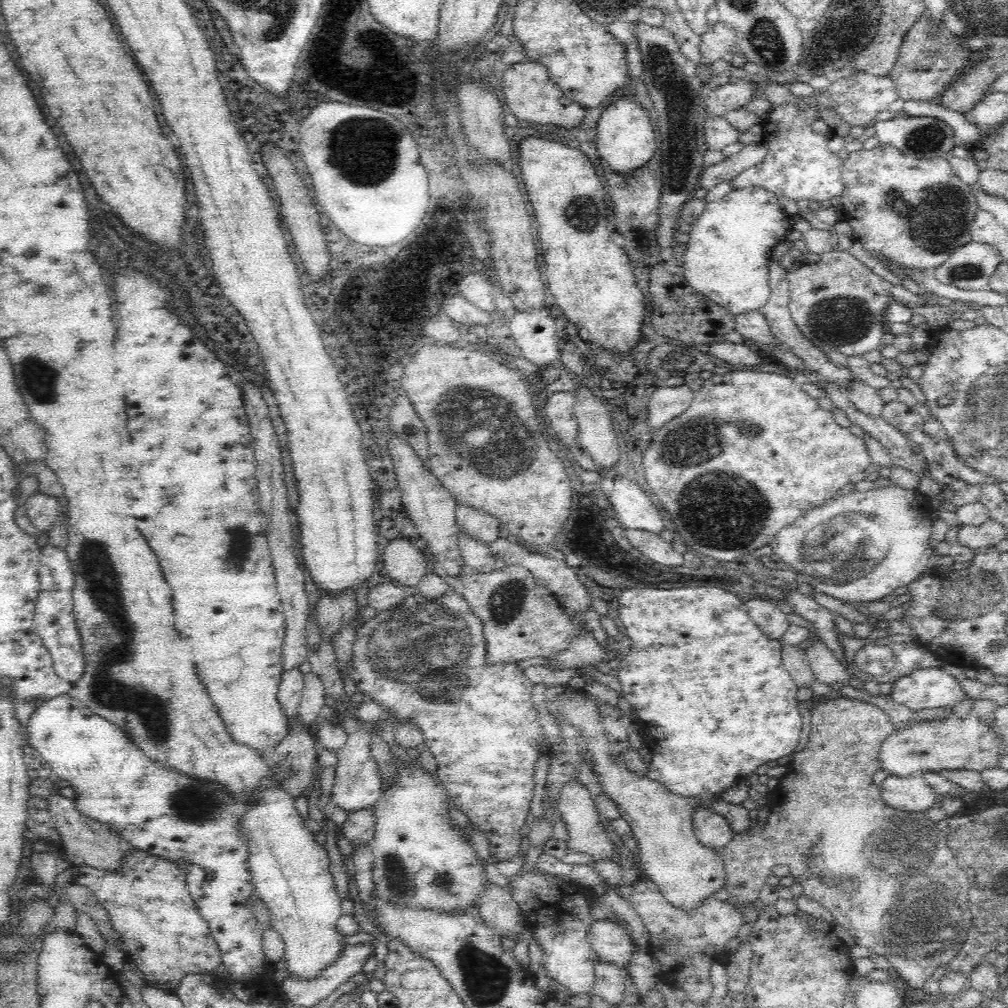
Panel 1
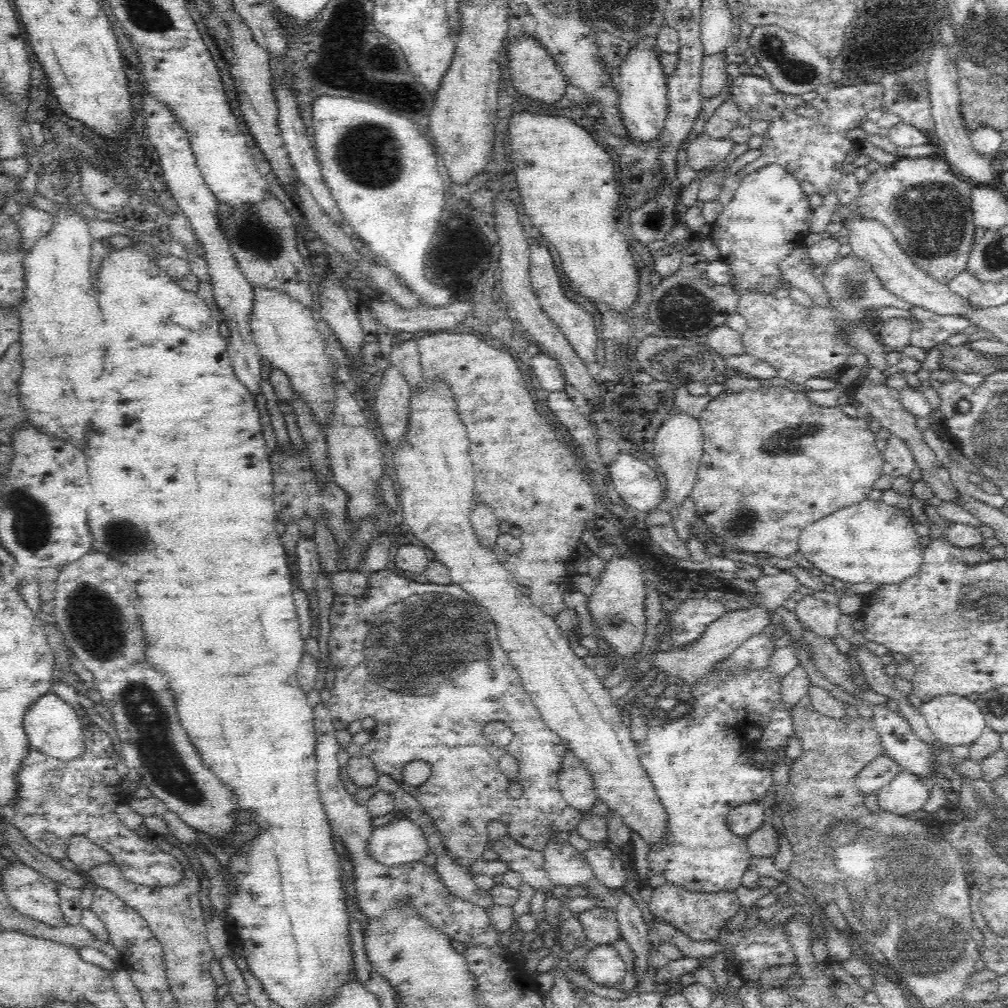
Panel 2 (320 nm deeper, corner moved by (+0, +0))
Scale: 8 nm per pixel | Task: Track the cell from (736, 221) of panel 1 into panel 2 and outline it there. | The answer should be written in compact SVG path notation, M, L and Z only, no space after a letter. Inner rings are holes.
M769 164L757 172L748 174L736 190L734 198L720 212L716 221L711 224L712 234L709 237L720 250L720 262L730 267L735 278L729 286L742 294L749 289L771 294L779 288L783 280L779 274L779 264L798 246L803 246L805 238L811 234L810 227L814 209L810 207L810 196L806 196L800 181L788 173L779 164Z

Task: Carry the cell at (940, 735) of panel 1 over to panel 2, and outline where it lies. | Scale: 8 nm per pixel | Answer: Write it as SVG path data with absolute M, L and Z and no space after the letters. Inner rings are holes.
M885 754L870 762L854 779L854 789L858 795L866 798L877 792L902 771L901 767Z

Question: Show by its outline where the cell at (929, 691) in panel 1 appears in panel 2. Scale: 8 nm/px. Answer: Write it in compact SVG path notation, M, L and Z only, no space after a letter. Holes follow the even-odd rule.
M940 696L919 708L934 740L942 747L973 745L987 727L976 703L960 696Z

